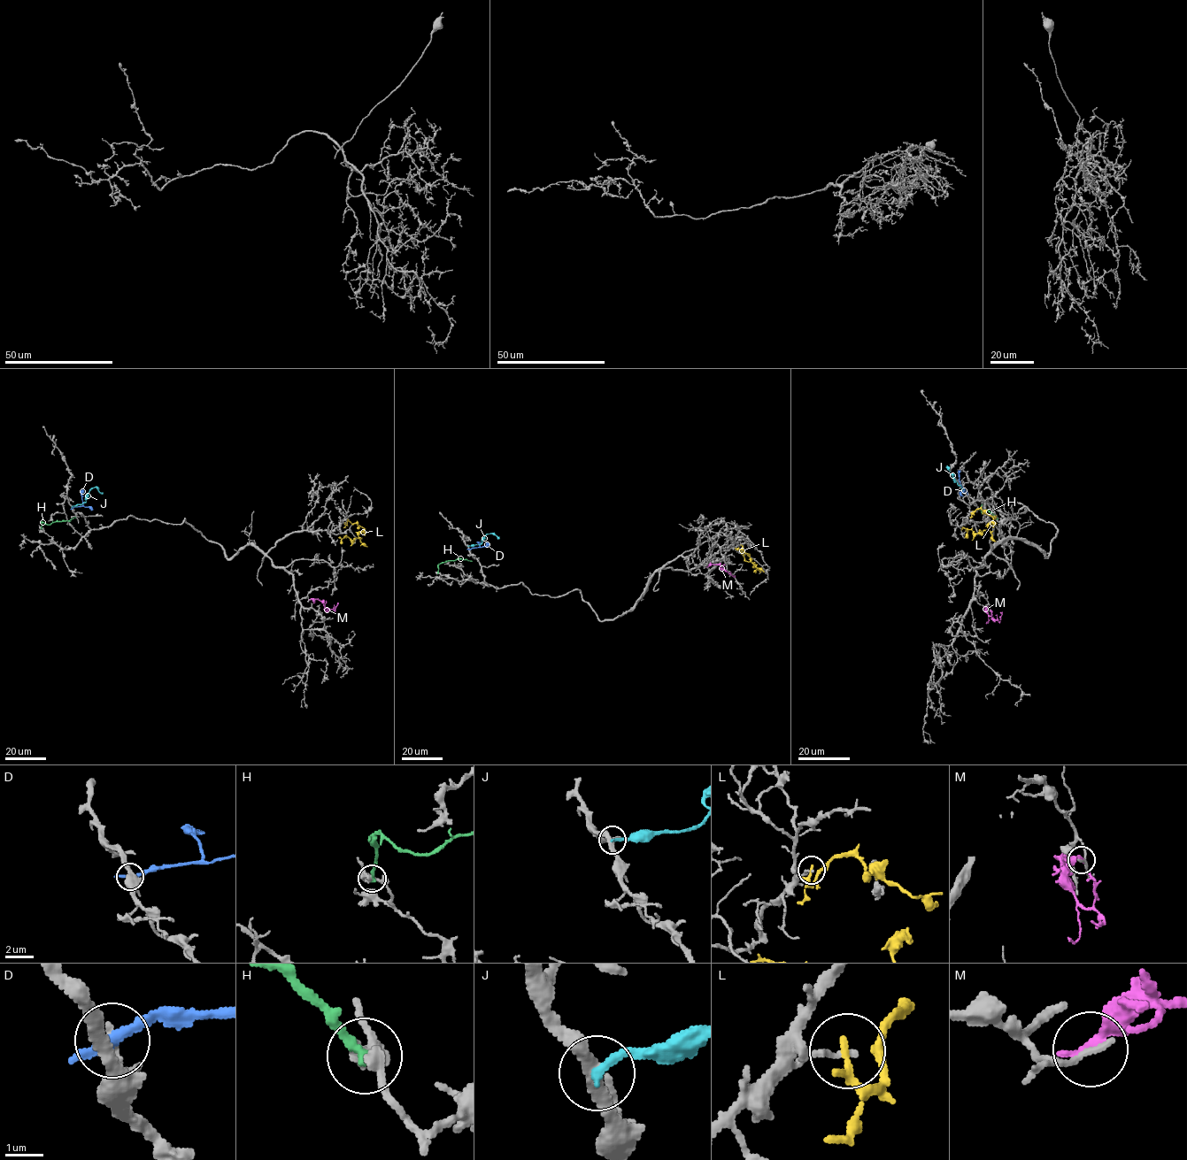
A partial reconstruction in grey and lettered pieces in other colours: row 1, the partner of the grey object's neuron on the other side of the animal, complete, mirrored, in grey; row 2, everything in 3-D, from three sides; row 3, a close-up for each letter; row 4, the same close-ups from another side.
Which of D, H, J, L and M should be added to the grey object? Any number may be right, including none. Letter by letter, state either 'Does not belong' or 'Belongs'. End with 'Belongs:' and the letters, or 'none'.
D: Does not belong
H: Does not belong
J: Does not belong
L: Does not belong
M: Does not belong
Belongs: none

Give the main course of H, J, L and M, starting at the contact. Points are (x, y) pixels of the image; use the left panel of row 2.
H: (41, 528), (42, 521), (50, 525), (75, 517)
J: (72, 507), (86, 501), (91, 488), (96, 487), (102, 494)
L: (345, 522), (346, 525), (348, 520), (357, 524), (364, 530), (353, 541), (343, 537), (342, 543)
M: (311, 599), (319, 600), (326, 608), (334, 610), (338, 603)

